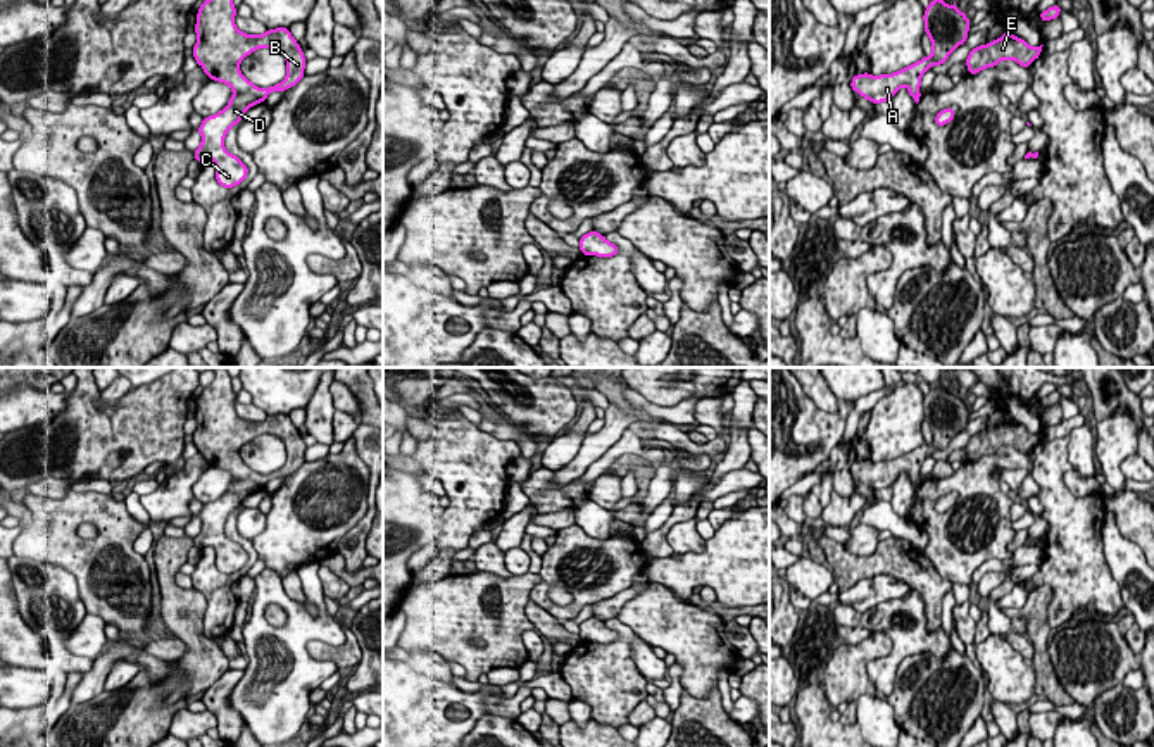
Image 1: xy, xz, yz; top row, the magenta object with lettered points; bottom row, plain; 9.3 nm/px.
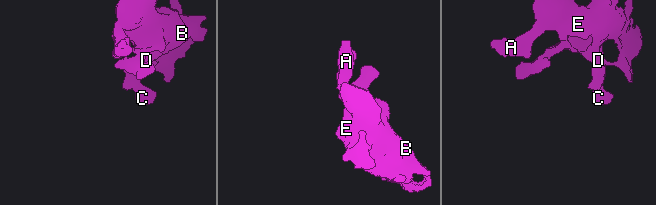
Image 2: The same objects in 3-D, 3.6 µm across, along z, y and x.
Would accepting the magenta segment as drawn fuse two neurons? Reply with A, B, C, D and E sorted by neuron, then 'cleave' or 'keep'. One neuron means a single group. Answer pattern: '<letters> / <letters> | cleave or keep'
A B C D E | keep

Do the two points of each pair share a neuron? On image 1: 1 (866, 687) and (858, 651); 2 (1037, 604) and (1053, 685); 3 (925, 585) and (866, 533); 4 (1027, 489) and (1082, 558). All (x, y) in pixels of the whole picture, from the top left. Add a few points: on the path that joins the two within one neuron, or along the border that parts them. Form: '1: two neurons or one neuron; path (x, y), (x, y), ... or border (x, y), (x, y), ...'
1: one neuron; path (858, 678), (858, 659)
2: one neuron; path (1037, 625), (1042, 665)
3: two neurons; border (880, 542), (870, 554), (851, 554), (842, 547)
4: two neurons; border (1030, 473), (1039, 487), (1037, 497)

